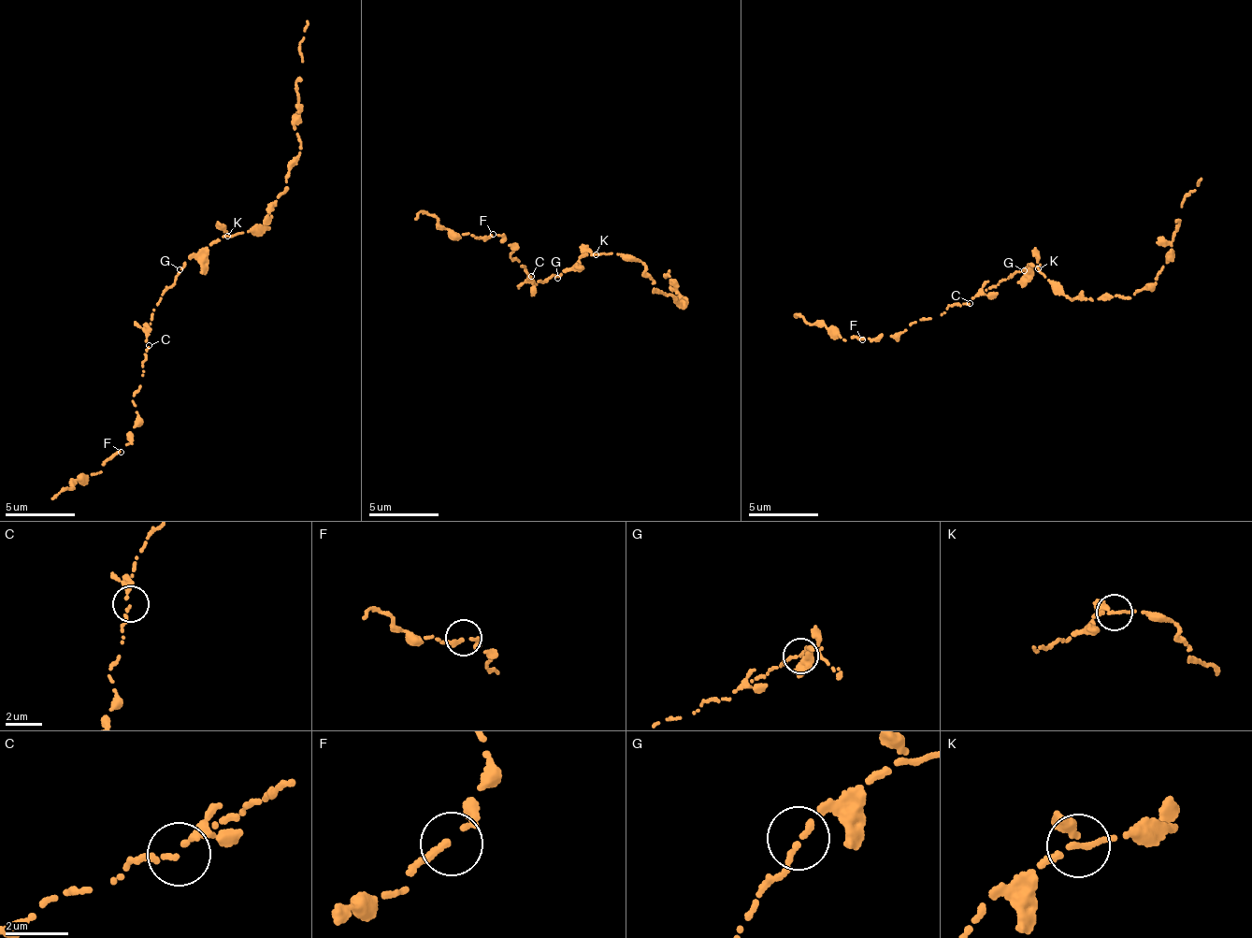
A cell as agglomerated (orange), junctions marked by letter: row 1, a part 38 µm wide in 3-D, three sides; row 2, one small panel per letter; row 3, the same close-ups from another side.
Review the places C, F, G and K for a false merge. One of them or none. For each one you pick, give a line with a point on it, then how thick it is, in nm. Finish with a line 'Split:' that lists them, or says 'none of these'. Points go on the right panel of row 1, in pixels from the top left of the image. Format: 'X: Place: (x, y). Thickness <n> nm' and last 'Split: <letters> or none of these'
Split: none of these

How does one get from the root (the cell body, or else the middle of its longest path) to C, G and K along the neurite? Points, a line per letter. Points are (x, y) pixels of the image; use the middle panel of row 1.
C: (569, 268), (557, 278), (551, 276), (543, 282), (535, 282), (531, 276)
G: (569, 268), (557, 278)
K: (569, 268), (582, 255), (594, 254)

